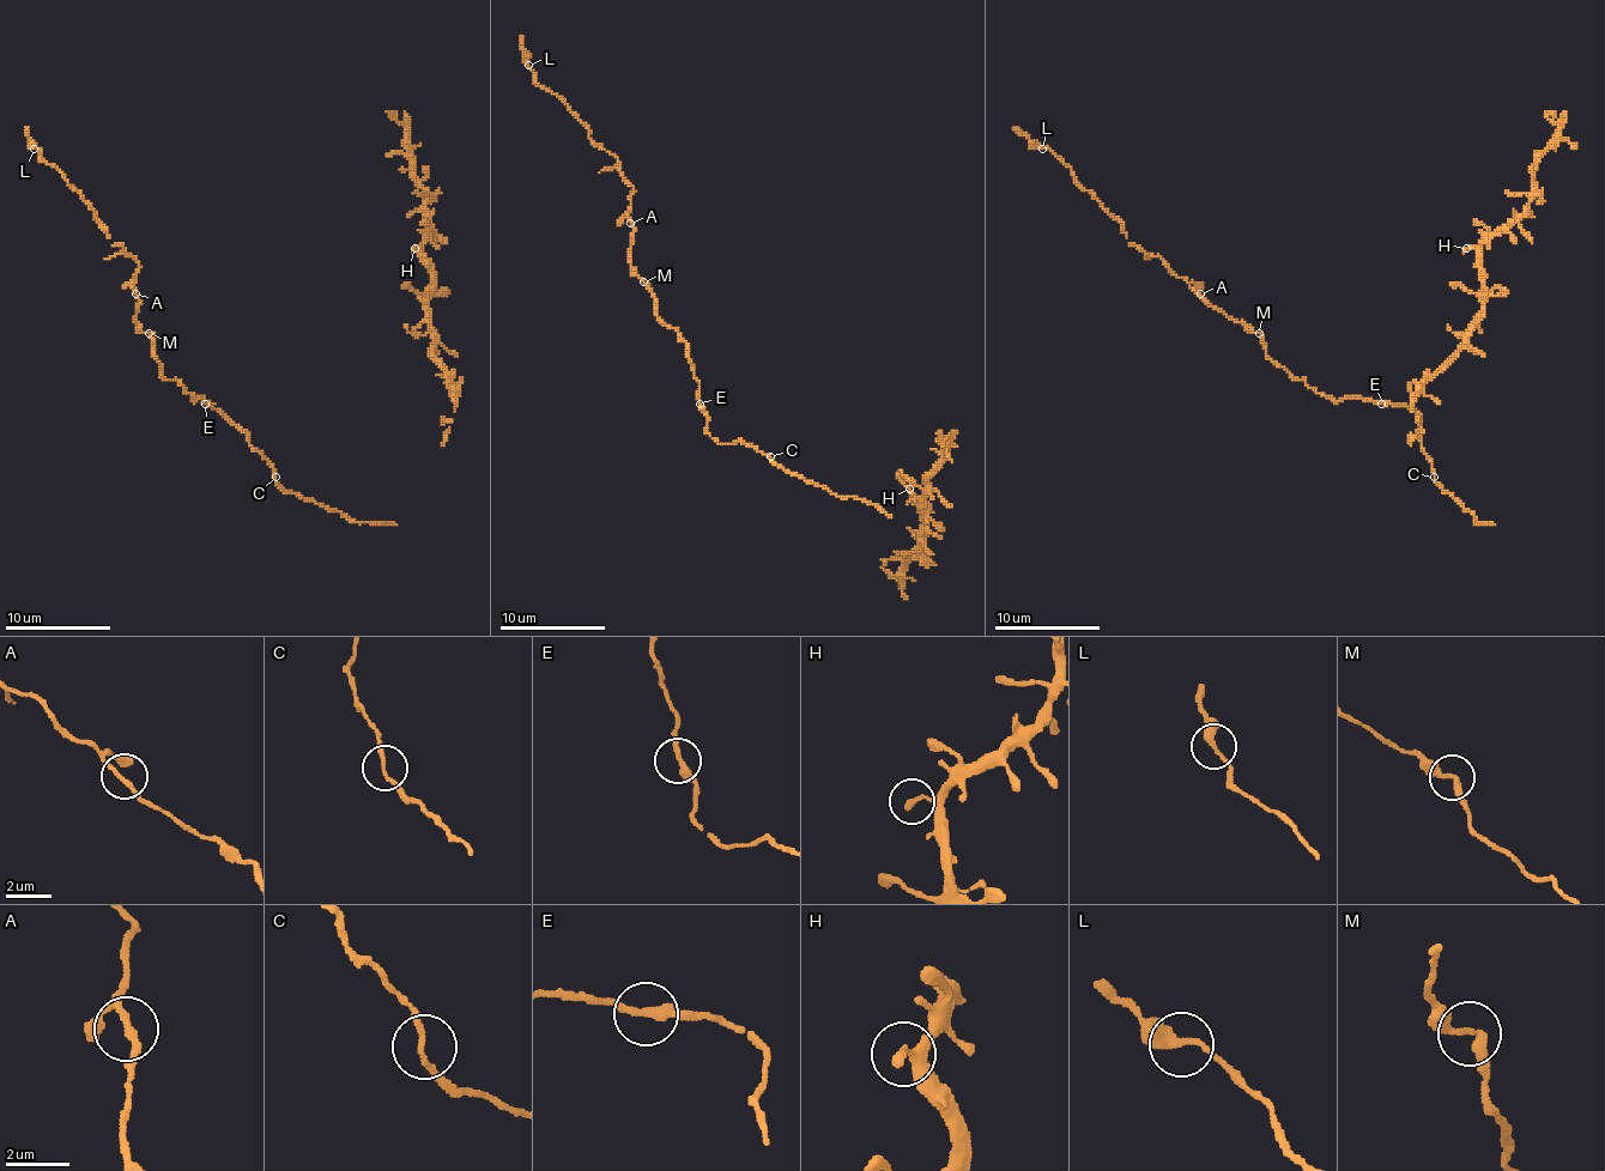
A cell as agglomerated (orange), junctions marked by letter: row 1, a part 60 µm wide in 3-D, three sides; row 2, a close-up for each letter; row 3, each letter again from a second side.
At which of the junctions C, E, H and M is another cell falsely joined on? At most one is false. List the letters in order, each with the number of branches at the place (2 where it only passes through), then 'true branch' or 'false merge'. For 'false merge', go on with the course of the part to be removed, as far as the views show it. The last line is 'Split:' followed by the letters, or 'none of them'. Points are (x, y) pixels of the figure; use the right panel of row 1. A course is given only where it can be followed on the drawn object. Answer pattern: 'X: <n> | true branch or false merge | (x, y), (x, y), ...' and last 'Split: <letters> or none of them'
C: 2 | true branch
E: 2 | true branch
H: 1 | true branch
M: 2 | true branch
Split: none of them

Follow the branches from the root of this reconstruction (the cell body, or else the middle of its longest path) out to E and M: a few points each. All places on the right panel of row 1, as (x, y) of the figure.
E: (1434, 477), (1431, 461), (1418, 435), (1421, 417), (1407, 406), (1381, 404)
M: (1434, 477), (1418, 435), (1421, 417), (1413, 408), (1361, 399), (1326, 399), (1279, 366), (1266, 353), (1258, 333)

